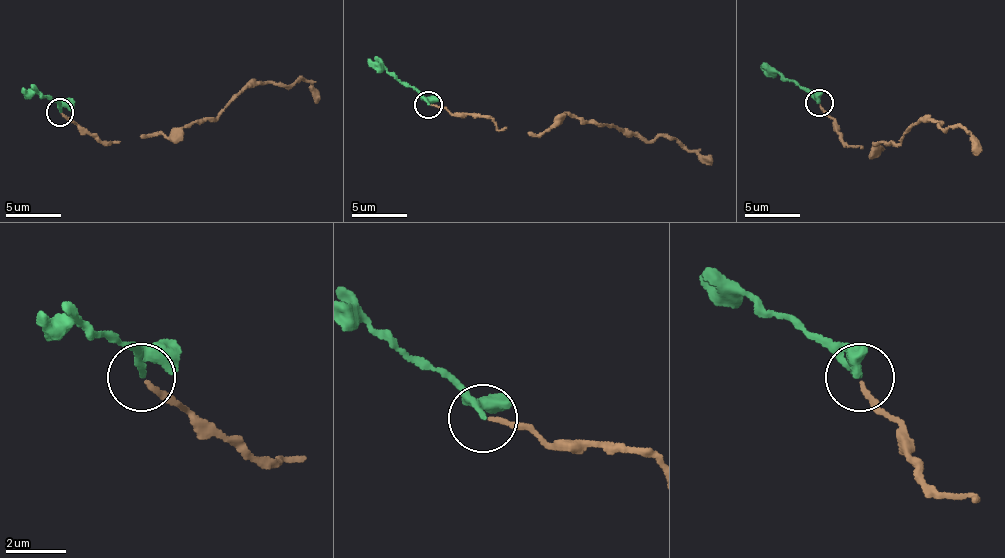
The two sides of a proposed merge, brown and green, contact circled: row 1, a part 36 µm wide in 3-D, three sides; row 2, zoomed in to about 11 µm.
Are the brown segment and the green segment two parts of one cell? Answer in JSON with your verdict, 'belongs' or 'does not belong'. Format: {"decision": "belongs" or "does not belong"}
{"decision": "belongs"}

